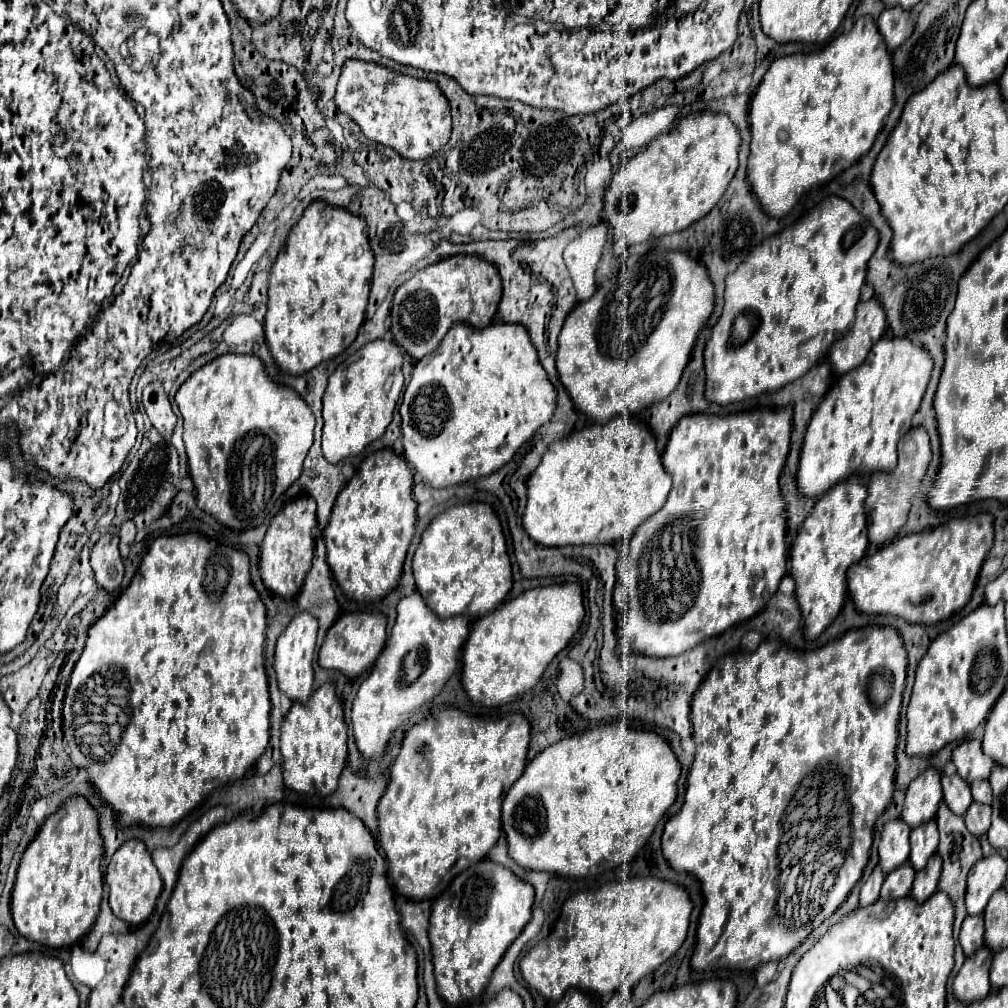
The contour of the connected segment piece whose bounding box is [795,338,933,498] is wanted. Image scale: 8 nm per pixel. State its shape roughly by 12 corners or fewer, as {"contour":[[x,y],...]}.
{"contour":[[881,338],[807,426],[795,476],[817,498],[893,470],[931,356]]}

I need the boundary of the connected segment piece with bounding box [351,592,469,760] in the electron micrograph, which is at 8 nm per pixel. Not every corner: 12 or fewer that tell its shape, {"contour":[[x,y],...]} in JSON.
{"contour":[[399,600],[353,700],[353,736],[381,758],[455,674],[469,618]]}

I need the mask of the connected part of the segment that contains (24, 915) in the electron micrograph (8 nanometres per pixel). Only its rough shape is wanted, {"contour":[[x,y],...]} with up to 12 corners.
{"contour":[[69,798],[21,856],[21,936],[77,944],[103,896],[99,814]]}

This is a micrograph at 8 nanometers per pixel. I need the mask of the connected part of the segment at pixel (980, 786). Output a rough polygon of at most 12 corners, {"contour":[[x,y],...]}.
{"contour":[[987,780],[973,782],[975,802],[991,804]]}

